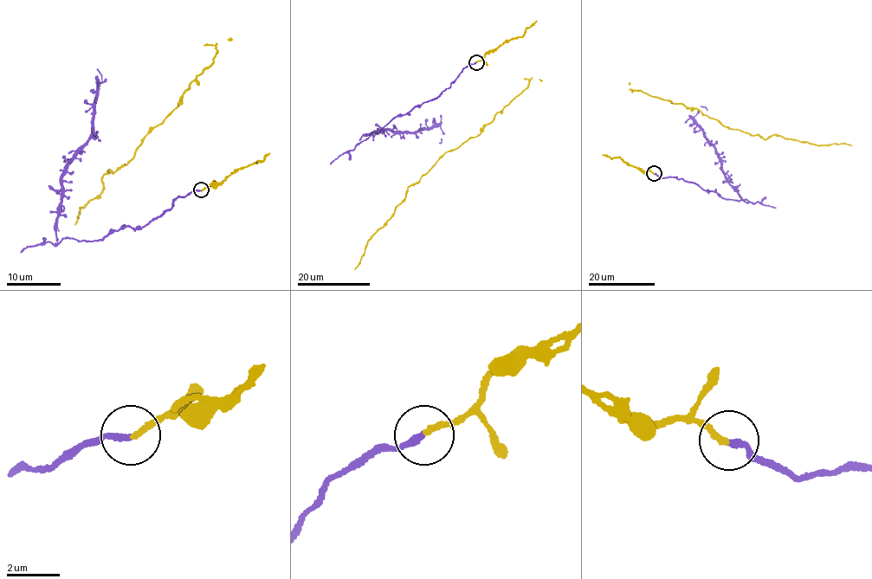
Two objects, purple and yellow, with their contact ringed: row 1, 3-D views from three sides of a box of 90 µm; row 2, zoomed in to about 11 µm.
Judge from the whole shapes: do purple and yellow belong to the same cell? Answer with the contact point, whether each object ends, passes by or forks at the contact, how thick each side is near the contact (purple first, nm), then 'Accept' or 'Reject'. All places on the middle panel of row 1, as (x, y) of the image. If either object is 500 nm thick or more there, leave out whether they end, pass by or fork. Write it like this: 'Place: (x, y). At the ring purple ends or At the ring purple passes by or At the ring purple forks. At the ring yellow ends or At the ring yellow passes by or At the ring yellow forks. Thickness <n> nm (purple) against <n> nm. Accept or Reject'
Place: (476, 62). At the ring purple ends. At the ring yellow ends. Thickness 240 nm (purple) against 200 nm. Accept

